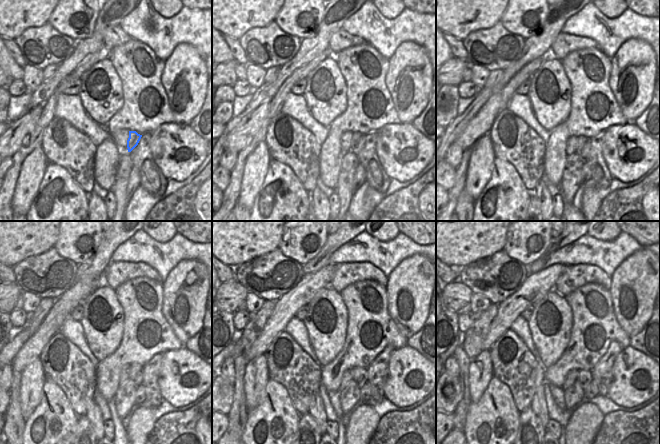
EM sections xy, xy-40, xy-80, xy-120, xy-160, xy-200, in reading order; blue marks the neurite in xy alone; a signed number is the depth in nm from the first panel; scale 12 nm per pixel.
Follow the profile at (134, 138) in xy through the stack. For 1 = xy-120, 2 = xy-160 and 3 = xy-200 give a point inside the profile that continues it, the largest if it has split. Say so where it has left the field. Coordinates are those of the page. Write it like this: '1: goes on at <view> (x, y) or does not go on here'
1: goes on at xy-120 (136, 370)
2: goes on at xy-160 (360, 374)
3: goes on at xy-200 (584, 377)

